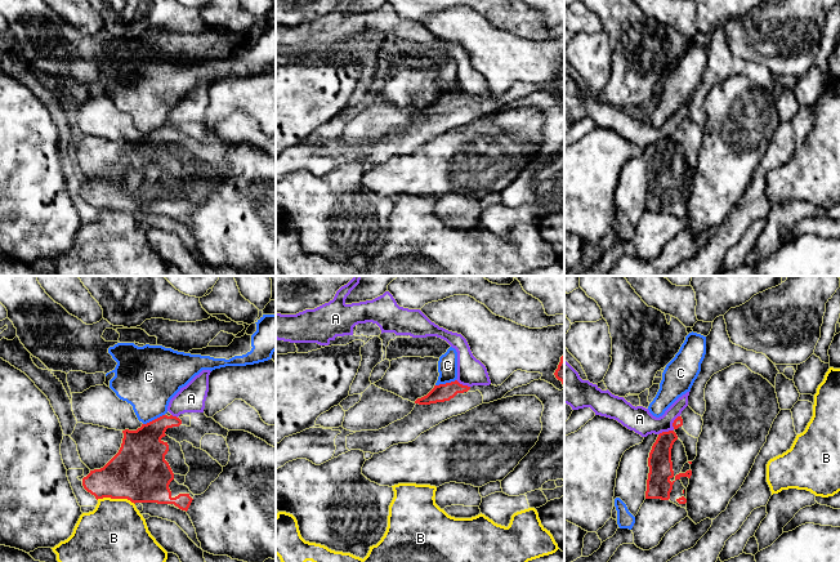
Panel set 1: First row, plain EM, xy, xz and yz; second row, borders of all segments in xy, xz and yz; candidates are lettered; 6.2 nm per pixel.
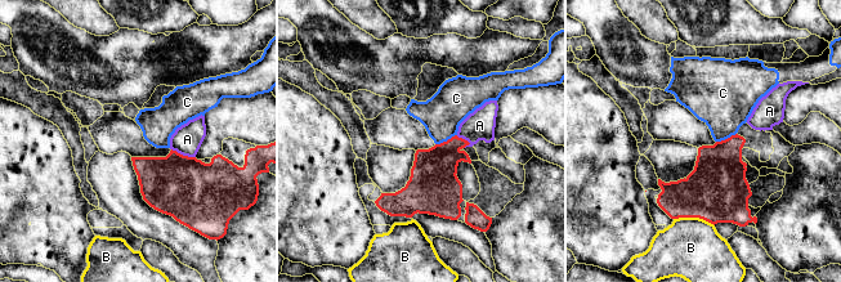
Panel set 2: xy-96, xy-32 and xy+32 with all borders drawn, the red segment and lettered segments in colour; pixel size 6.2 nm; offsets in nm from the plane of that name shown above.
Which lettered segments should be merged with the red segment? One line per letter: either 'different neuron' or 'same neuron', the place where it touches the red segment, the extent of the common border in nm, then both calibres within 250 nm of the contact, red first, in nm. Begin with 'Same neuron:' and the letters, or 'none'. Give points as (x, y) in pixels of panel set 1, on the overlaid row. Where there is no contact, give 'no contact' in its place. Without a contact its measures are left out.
Same neuron: none
A: different neuron | yz (671, 431) | 180 nm | 150/160 nm
B: different neuron | xy (116, 498) | 240 nm | 360/380 nm
C: different neuron | xy (155, 419) | 150 nm | 280/360 nm

